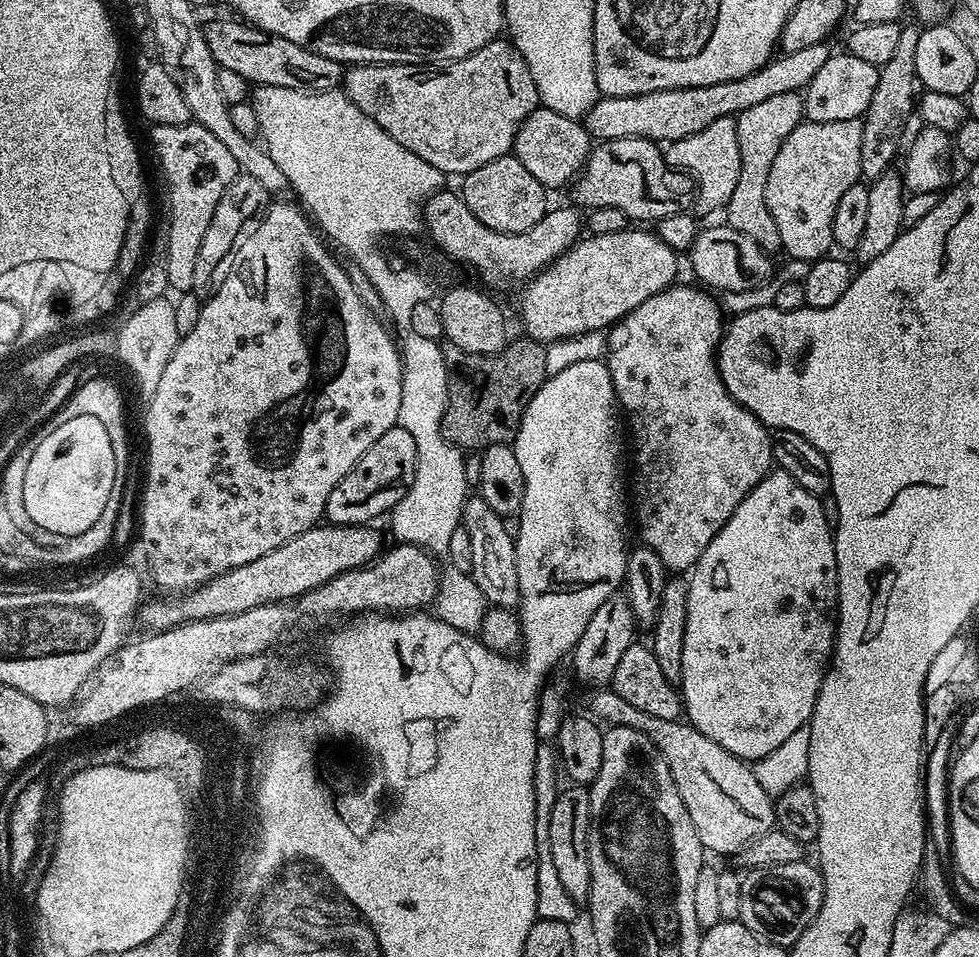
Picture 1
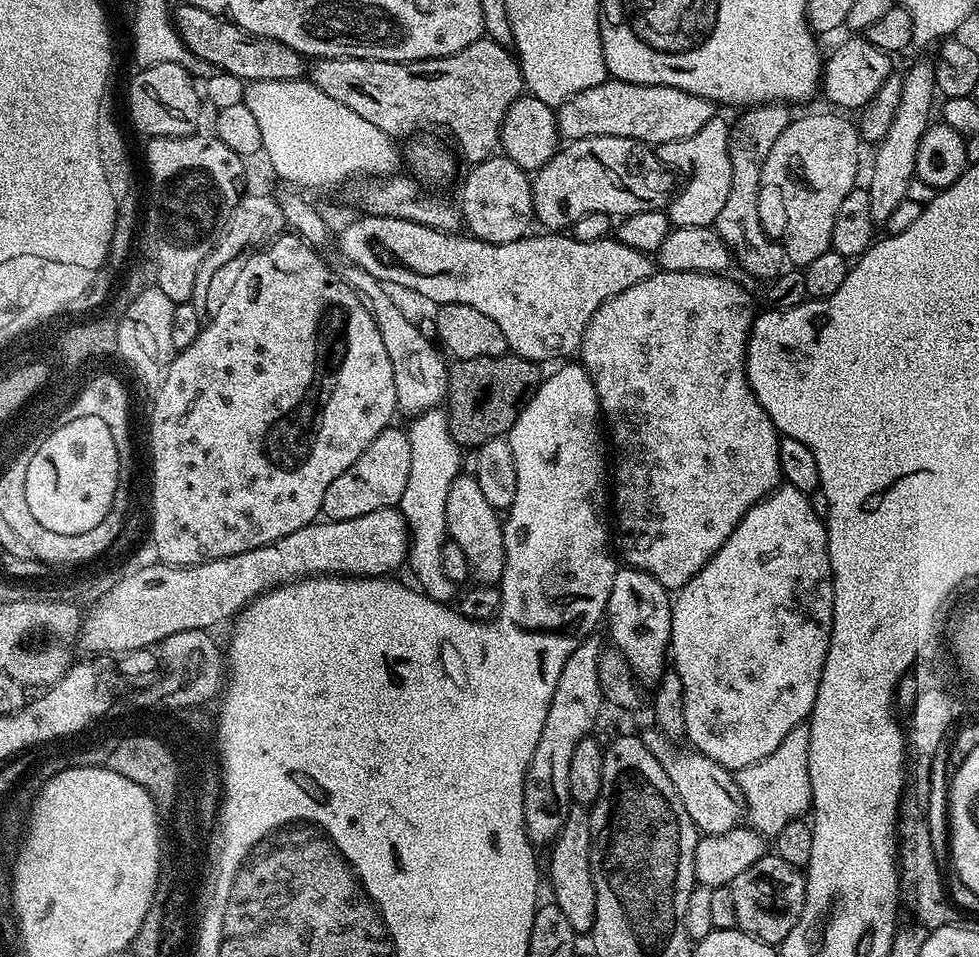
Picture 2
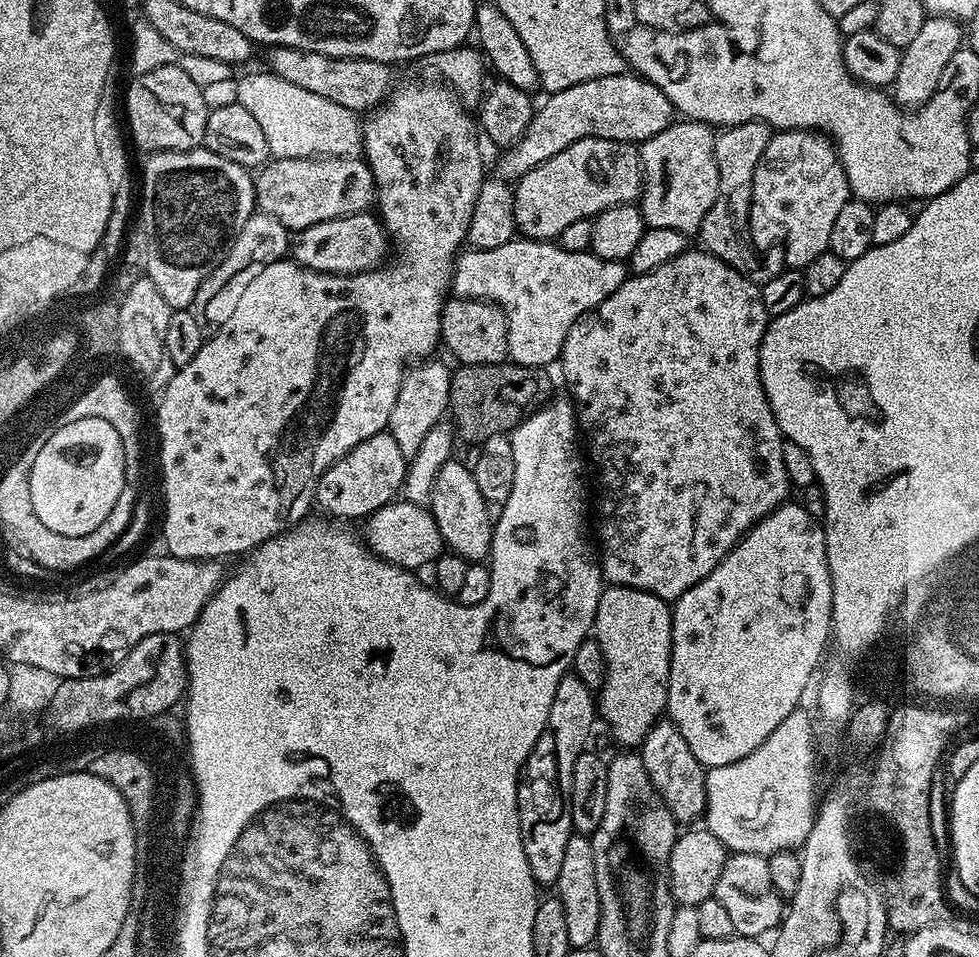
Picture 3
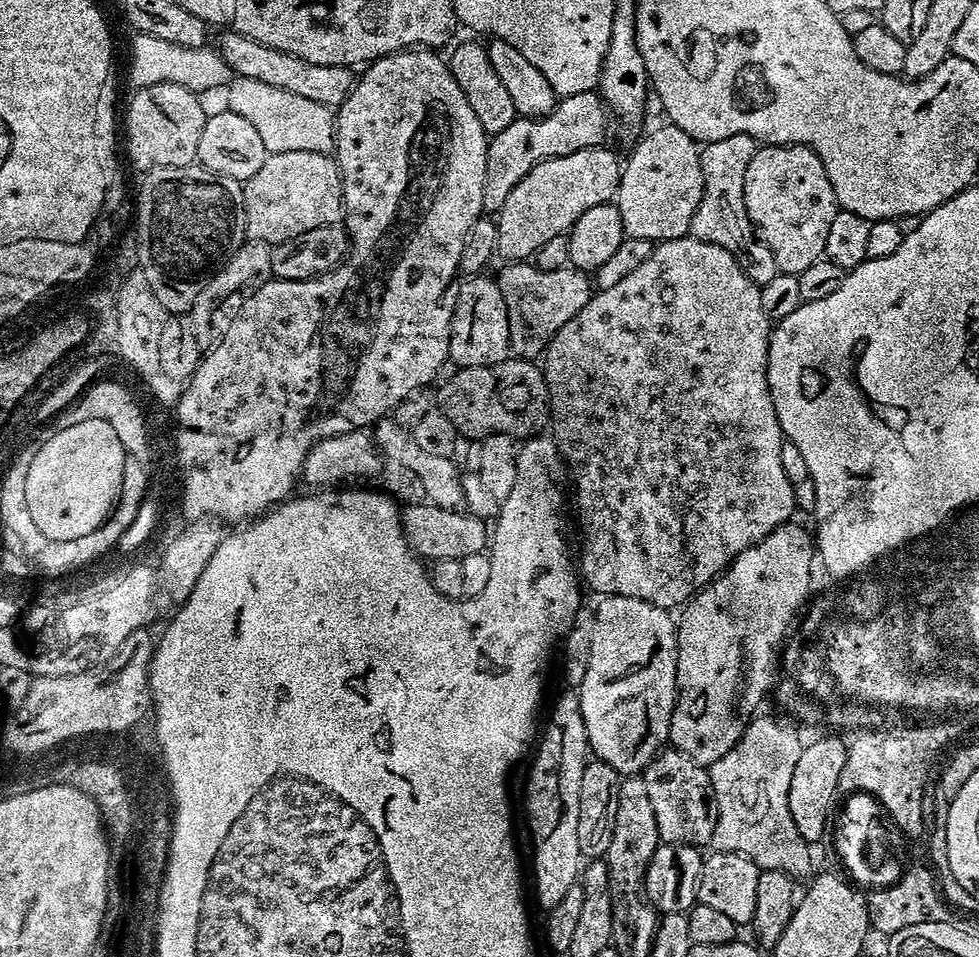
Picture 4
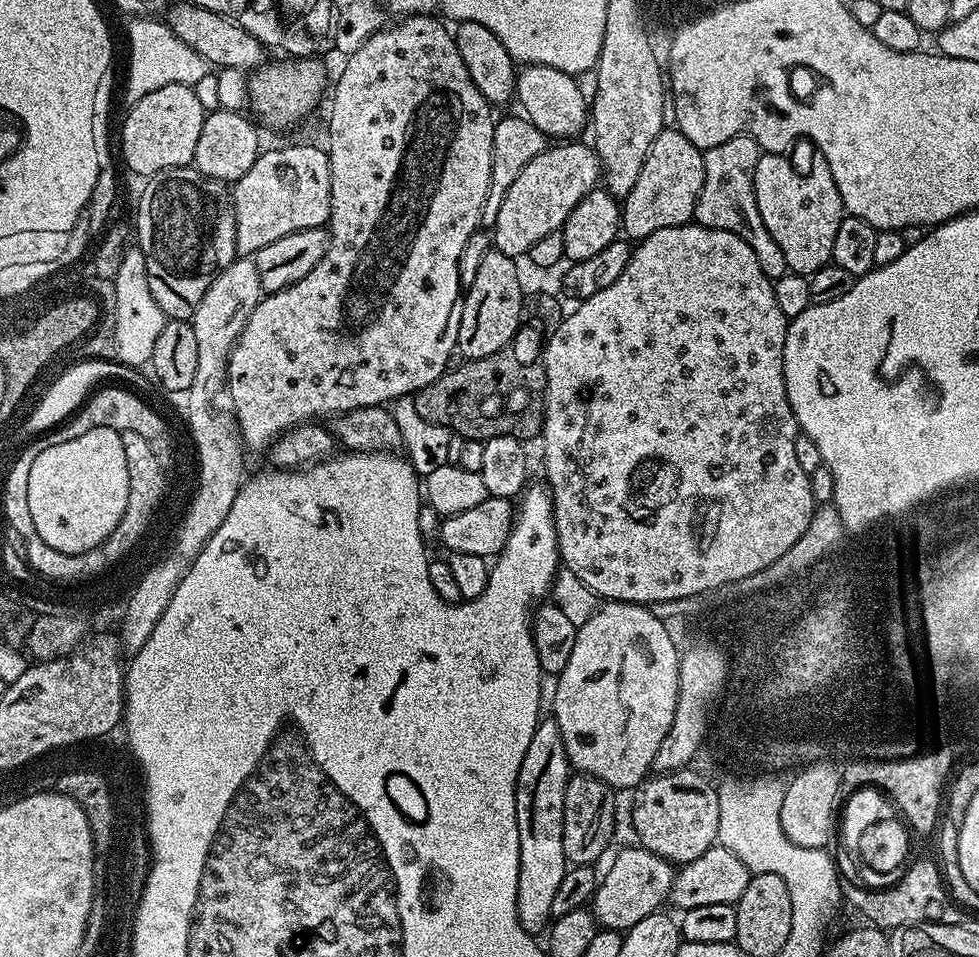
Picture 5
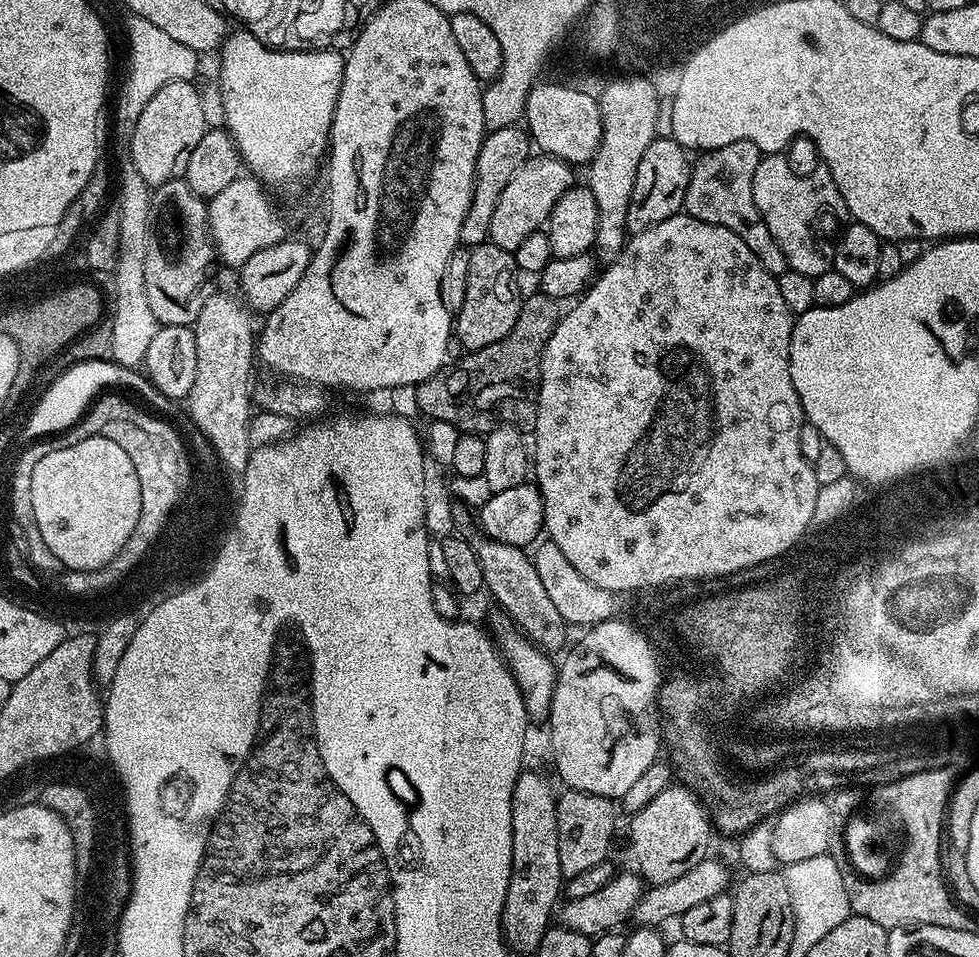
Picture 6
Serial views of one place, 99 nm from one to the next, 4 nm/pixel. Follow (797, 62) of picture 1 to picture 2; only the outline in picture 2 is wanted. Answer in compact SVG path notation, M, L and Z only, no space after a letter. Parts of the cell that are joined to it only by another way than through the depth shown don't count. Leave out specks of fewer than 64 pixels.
M609 78L590 90L574 94L565 104L559 105L556 127L559 135L568 142L591 136L617 136L659 146L698 134L698 130L702 130L702 126L706 126L717 112L717 105L712 101L691 96L677 88L668 88L664 84L627 84Z

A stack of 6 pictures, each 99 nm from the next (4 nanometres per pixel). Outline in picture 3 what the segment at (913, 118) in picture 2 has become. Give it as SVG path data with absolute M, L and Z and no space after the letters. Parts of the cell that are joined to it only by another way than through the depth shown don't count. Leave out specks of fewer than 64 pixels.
M929 15L922 30L918 30L917 36L914 37L914 42L910 42L910 46L901 51L898 74L890 85L895 103L904 110L915 110L926 103L936 92L938 82L942 78L942 70L946 70L946 62L954 58L954 54L961 46L961 21L954 20L950 16Z

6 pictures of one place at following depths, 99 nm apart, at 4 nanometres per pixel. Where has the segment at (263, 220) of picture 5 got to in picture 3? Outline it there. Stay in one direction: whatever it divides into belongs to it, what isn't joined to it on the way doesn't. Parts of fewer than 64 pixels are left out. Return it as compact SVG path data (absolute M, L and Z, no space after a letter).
M355 155L276 158L259 169L255 181L257 209L276 218L292 234L318 222L368 212L376 199L372 172Z

